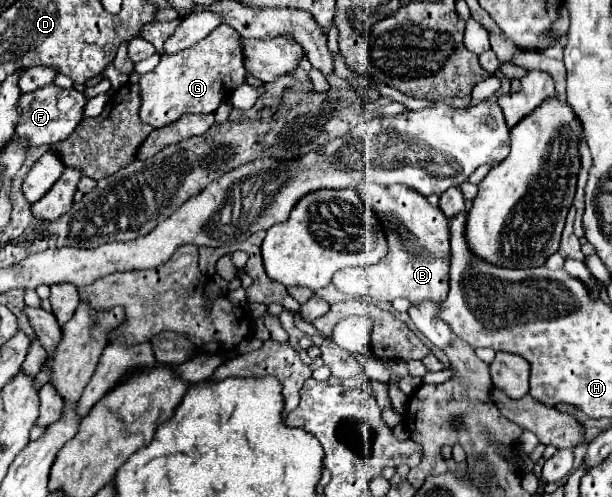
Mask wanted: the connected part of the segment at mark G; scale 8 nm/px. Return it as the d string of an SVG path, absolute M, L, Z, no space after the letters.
M222 24L194 46L176 54L164 54L152 72L140 76L142 106L138 114L142 122L154 128L168 126L184 114L210 114L244 82L246 72L242 64L240 34L232 26Z

